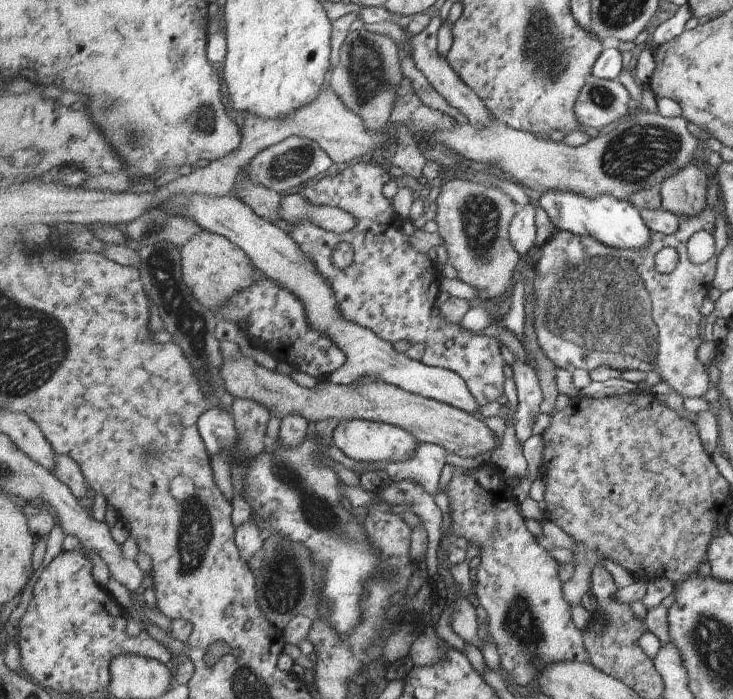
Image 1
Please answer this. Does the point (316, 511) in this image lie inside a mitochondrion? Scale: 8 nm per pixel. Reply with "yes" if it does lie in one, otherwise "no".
yes

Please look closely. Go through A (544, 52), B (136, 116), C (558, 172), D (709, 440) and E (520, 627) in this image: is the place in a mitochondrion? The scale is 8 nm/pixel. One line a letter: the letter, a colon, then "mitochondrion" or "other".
A: mitochondrion
B: mitochondrion
C: other
D: other
E: mitochondrion

